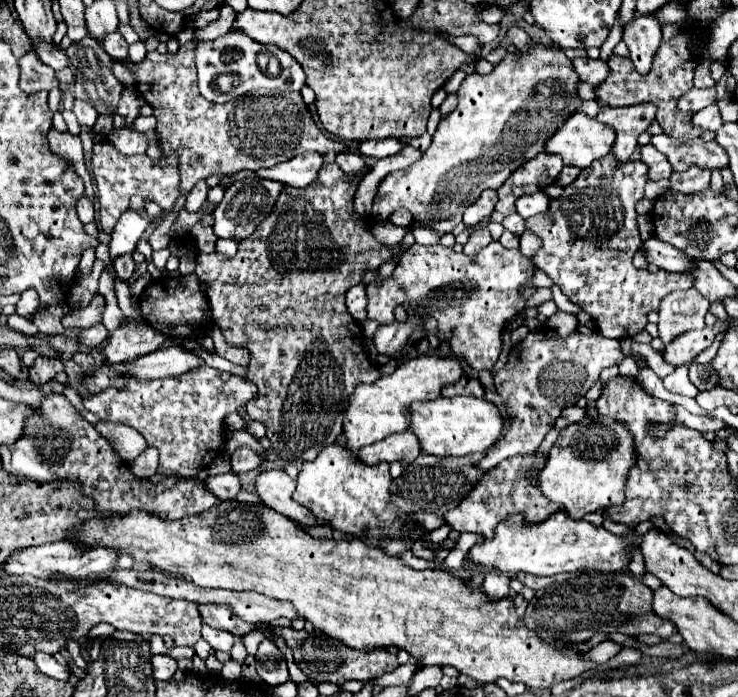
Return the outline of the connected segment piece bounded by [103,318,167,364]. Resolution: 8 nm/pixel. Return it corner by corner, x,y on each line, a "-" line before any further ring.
127,318
121,328
111,332
109,342
103,348
103,354
113,364
131,362
131,358
139,358
139,356
159,350
159,346
165,340
167,336
159,334
159,330
153,330
147,324
137,324

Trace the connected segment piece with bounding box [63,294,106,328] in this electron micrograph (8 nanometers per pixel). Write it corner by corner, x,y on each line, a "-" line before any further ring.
97,294
89,308
83,308
83,310
77,310
77,312
65,316
63,318
63,324
67,328
89,328
95,322
99,324
101,322
101,316
103,316
103,310
105,310
105,305
105,298
101,294

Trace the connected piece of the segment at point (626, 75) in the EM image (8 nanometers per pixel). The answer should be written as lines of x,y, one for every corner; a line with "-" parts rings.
663,24
663,46
659,48
659,58
655,58
655,66
651,68
651,74
647,78
641,78
641,74
635,74
635,66
631,66
629,58
619,58
611,56
609,58
609,70
611,74
607,76
605,82
595,86
595,96
609,104
611,108
617,106
633,106
639,102
653,102
657,110
657,120
663,128
663,134
671,136
679,144
687,144
689,140
697,138
701,130
695,130
691,126
691,112
679,112
677,110
677,100
681,94
693,88
693,70
697,66
697,58
693,56
695,52
695,32
699,30
697,26
693,28
677,28
671,24

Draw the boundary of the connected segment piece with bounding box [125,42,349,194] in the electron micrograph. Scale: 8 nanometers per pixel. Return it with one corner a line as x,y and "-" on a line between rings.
191,42
183,44
177,54
149,52
141,64
125,62
137,76
141,96
151,104
157,118
157,136
161,158
169,152
179,156
181,194
189,194
199,180
213,174
235,174
241,170
271,168
287,162
297,152
347,152
345,142
331,140
313,122
301,94
257,90
257,94
243,96
235,102
213,104
207,102
197,90
197,70
191,54

